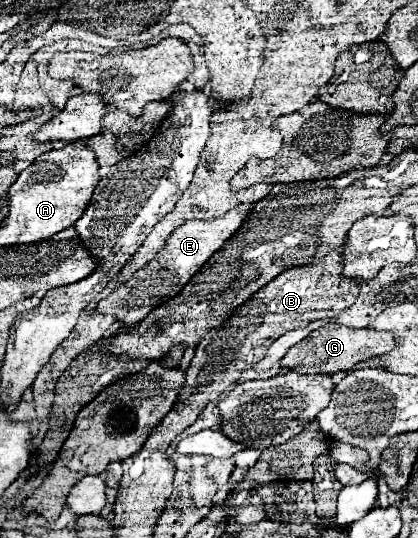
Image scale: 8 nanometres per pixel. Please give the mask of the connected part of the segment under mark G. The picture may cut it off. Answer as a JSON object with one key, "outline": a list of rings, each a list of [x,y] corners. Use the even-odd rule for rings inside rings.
{"outline":[[[328,322],[320,330],[314,330],[302,342],[292,346],[284,358],[282,368],[294,370],[298,374],[334,374],[340,370],[350,370],[352,364],[360,360],[368,360],[374,356],[382,356],[394,348],[394,334],[392,332],[378,332],[378,330],[354,330],[342,324]]]}

